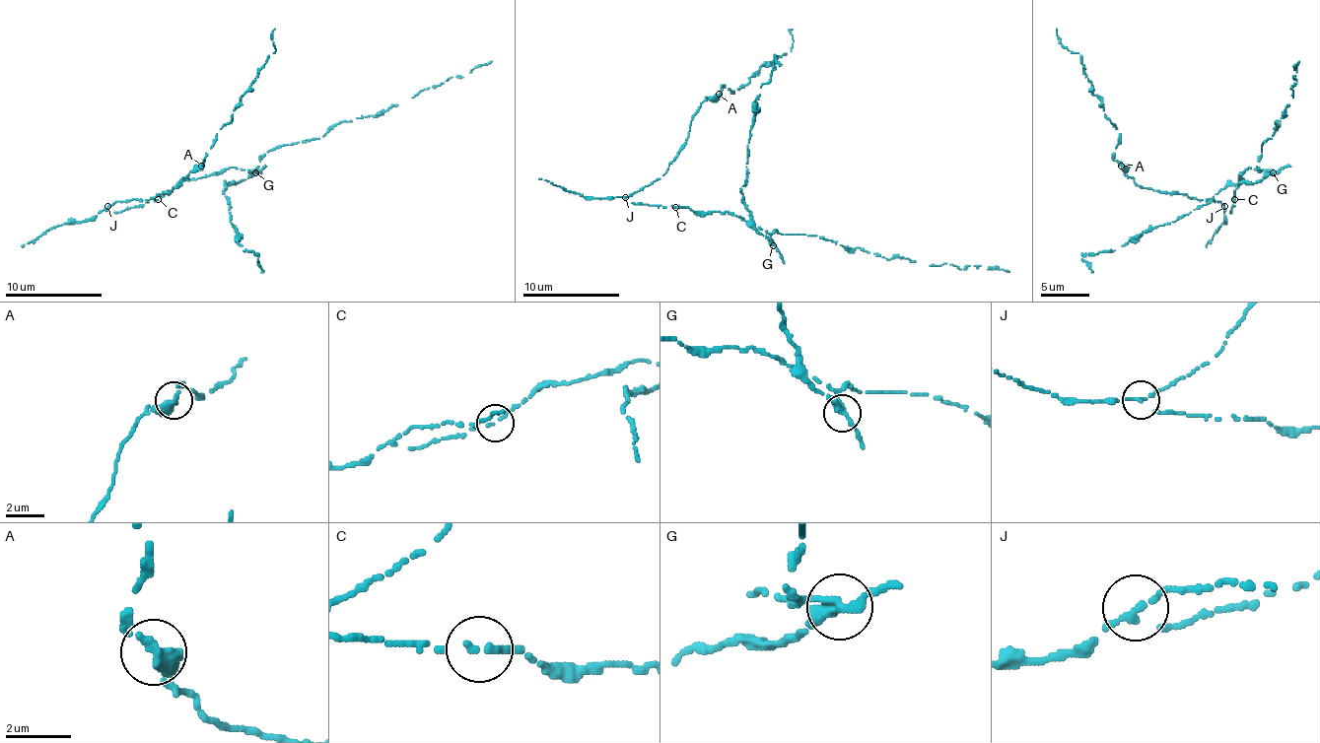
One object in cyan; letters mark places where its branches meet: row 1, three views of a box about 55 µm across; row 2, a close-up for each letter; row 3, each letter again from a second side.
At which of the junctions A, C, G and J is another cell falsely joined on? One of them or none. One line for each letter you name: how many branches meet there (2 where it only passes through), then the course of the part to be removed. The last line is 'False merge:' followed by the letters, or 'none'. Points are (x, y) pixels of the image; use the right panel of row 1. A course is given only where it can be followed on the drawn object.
G: Branches: 3. Course of the part to remove: (1273, 172), (1258, 179), (1236, 182), (1189, 214), (1147, 228), (1114, 249), (1087, 254), (1084, 262), (1092, 271)
False merge: G

